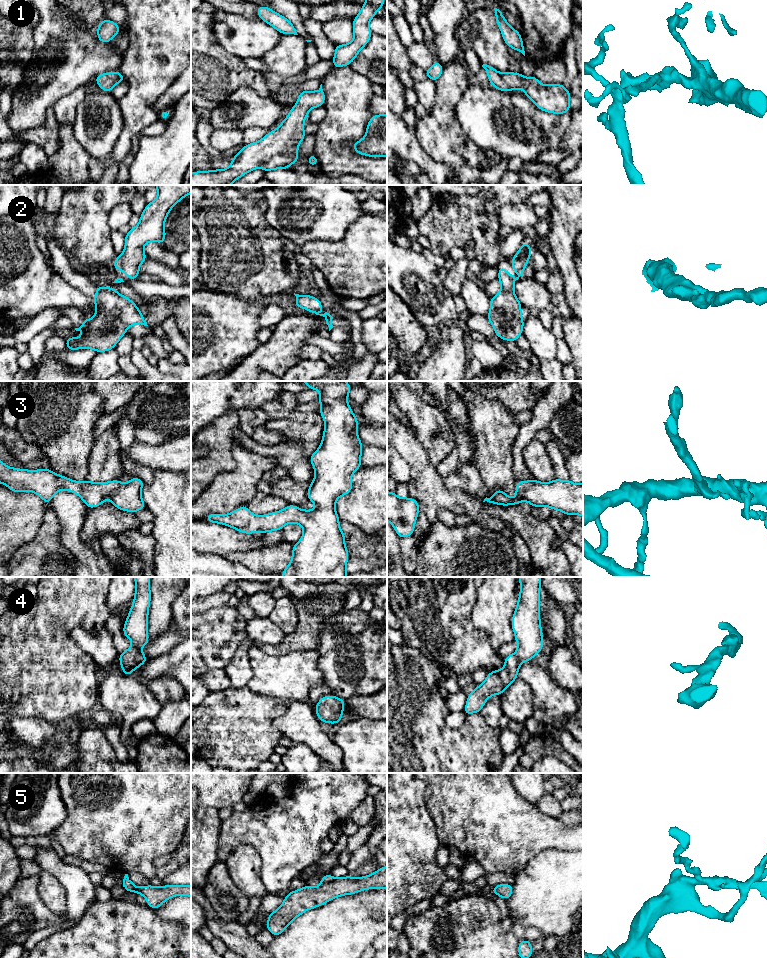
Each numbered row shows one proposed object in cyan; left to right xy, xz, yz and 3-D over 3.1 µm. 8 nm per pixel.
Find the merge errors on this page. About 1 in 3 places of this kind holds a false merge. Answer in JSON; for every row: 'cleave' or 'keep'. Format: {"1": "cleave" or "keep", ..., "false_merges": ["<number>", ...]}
{"1": "keep", "2": "keep", "3": "keep", "4": "keep", "5": "cleave", "false_merges": ["5"]}

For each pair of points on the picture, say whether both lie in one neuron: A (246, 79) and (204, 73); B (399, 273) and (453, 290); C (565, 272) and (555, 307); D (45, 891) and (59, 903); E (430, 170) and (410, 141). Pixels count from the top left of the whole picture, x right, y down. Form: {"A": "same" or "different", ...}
{"A": "same", "B": "different", "C": "different", "D": "same", "E": "same"}

